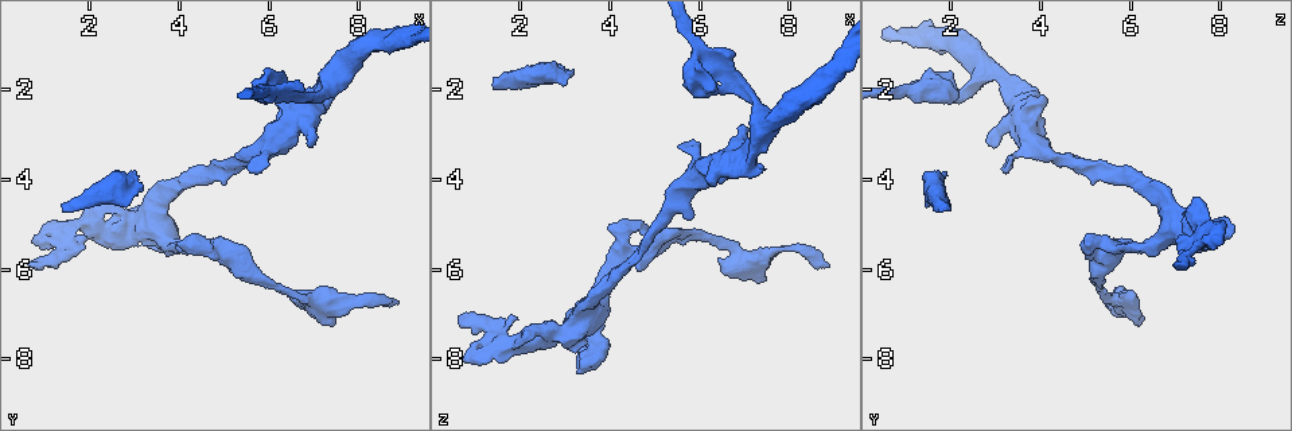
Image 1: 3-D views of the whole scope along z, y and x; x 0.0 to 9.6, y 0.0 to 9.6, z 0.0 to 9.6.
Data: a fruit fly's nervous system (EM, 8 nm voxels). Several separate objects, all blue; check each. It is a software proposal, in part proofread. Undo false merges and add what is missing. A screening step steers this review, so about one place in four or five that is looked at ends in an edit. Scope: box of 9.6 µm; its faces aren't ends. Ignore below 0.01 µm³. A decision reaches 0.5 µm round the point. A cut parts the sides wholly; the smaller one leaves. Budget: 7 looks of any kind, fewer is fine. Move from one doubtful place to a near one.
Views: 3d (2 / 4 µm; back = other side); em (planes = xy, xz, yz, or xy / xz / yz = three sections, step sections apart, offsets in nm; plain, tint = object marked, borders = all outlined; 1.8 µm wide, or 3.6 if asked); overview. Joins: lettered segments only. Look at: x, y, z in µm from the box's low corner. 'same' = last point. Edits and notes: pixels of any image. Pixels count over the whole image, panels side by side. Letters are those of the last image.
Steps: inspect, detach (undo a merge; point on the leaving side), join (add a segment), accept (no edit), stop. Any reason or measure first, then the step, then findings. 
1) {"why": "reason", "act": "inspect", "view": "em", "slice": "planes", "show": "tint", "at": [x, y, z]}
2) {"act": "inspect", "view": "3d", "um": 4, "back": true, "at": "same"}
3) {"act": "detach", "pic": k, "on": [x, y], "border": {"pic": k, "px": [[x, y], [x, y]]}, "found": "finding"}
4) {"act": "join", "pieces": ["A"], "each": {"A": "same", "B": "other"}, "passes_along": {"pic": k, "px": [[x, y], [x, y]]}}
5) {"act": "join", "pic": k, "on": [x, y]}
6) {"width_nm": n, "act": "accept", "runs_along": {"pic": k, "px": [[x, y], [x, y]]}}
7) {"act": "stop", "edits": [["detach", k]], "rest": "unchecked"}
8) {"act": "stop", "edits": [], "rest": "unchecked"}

{"why": "abrupt turn", "act": "inspect", "view": "em", "slice": "yz", "step": 4, "show": "borders", "at": [7.00, 6.65, 5.85]}

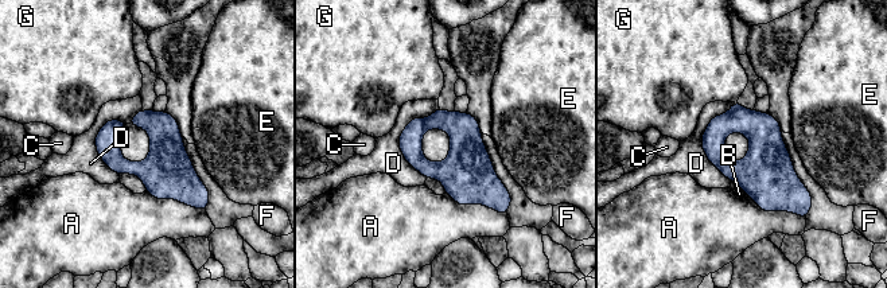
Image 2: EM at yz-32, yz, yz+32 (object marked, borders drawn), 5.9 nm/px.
{"longest_contact_nm": ["D", 420], "act": "accept", "each": {"A": "other", "B": "other", "C": "other", "D": "other", "E": "other", "F": "other", "G": "other"}, "border": {"pic": 2, "px": [[142, 109], [96, 136], [119, 175]]}, "found": "continuous, no second neuron"}

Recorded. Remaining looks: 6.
{"why": "abrupt turn", "act": "inspect", "view": "3d", "um": 2, "at": [1.45, 5.20, 7.60]}

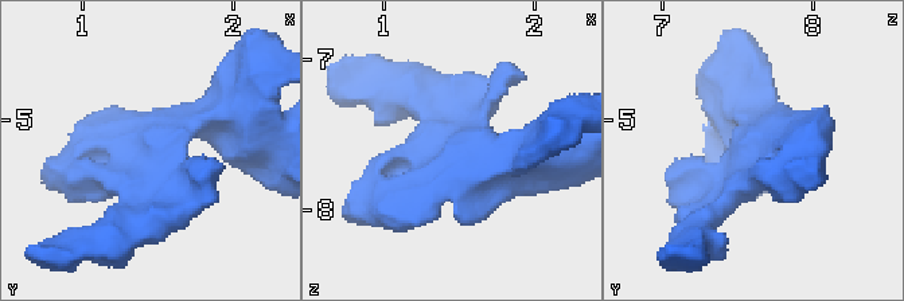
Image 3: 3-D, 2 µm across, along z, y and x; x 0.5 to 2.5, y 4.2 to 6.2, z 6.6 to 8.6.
{"act": "inspect", "view": "em", "um": 3.6, "slice": "xz", "step": 16, "show": "tint", "at": [1.52, 5.18, 7.66]}

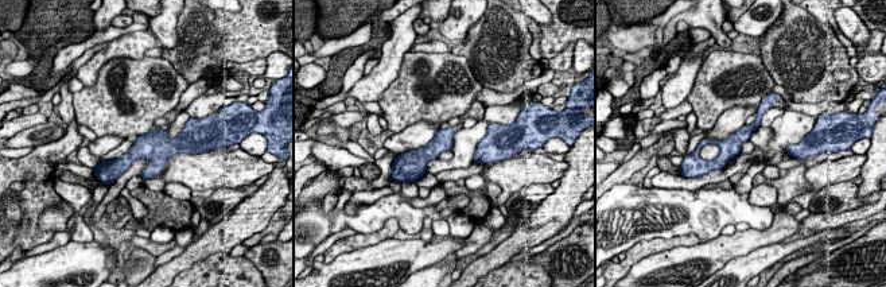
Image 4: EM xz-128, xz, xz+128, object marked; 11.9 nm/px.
{"why": "another direction", "act": "inspect", "view": "em", "um": 3.6, "slice": "planes", "show": "borders", "at": "same"}

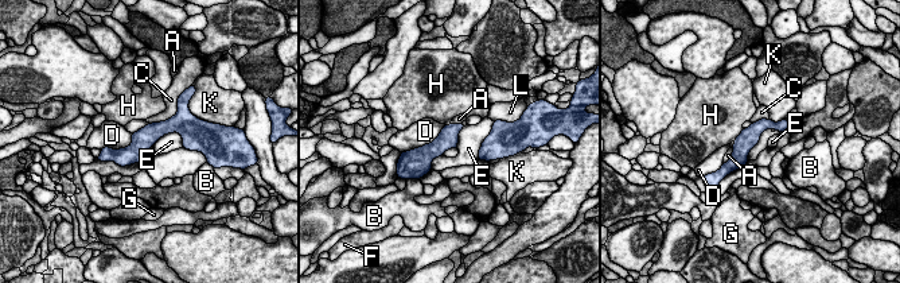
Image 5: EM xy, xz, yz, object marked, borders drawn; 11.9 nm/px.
{"longest_contact_nm": ["D", 600], "act": "accept", "each": {"A": "other", "B": "other", "C": "other", "D": "other", "E": "other", "F": "other", "G": "other", "H": "other", "K": "other", "L": "other"}, "border": {"pic": 5, "px": [[183, 138], [168, 132], [152, 146]]}, "found": "continuous, no second neuron"}

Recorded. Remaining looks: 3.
{"act": "inspect", "view": "em", "slice": "yz", "step": 16, "show": "borders", "at": [6.05, 2.15, 1.60]}

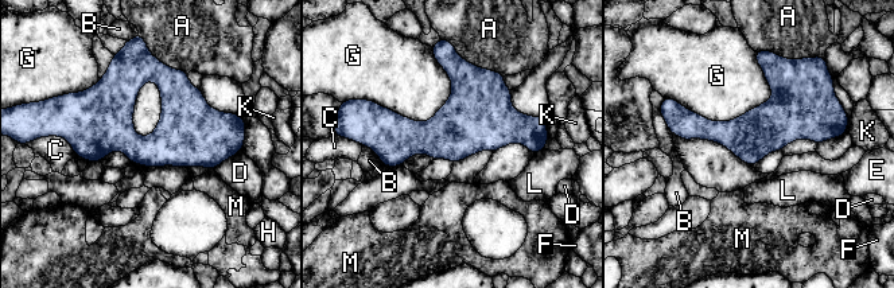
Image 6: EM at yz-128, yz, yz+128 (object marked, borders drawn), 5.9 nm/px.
{"act": "accept", "each": {"A": "other", "B": "other", "C": "other", "D": "other", "E": "other", "F": "other", "G": "other", "H": "other", "K": "other", "L": "other", "M": "other"}, "border": {"pic": 6, "px": [[773, 92], [726, 121], [673, 98]]}, "found": "one neuron here"}

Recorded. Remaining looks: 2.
{"act": "stop", "edits": [], "rest": "unchecked"}

